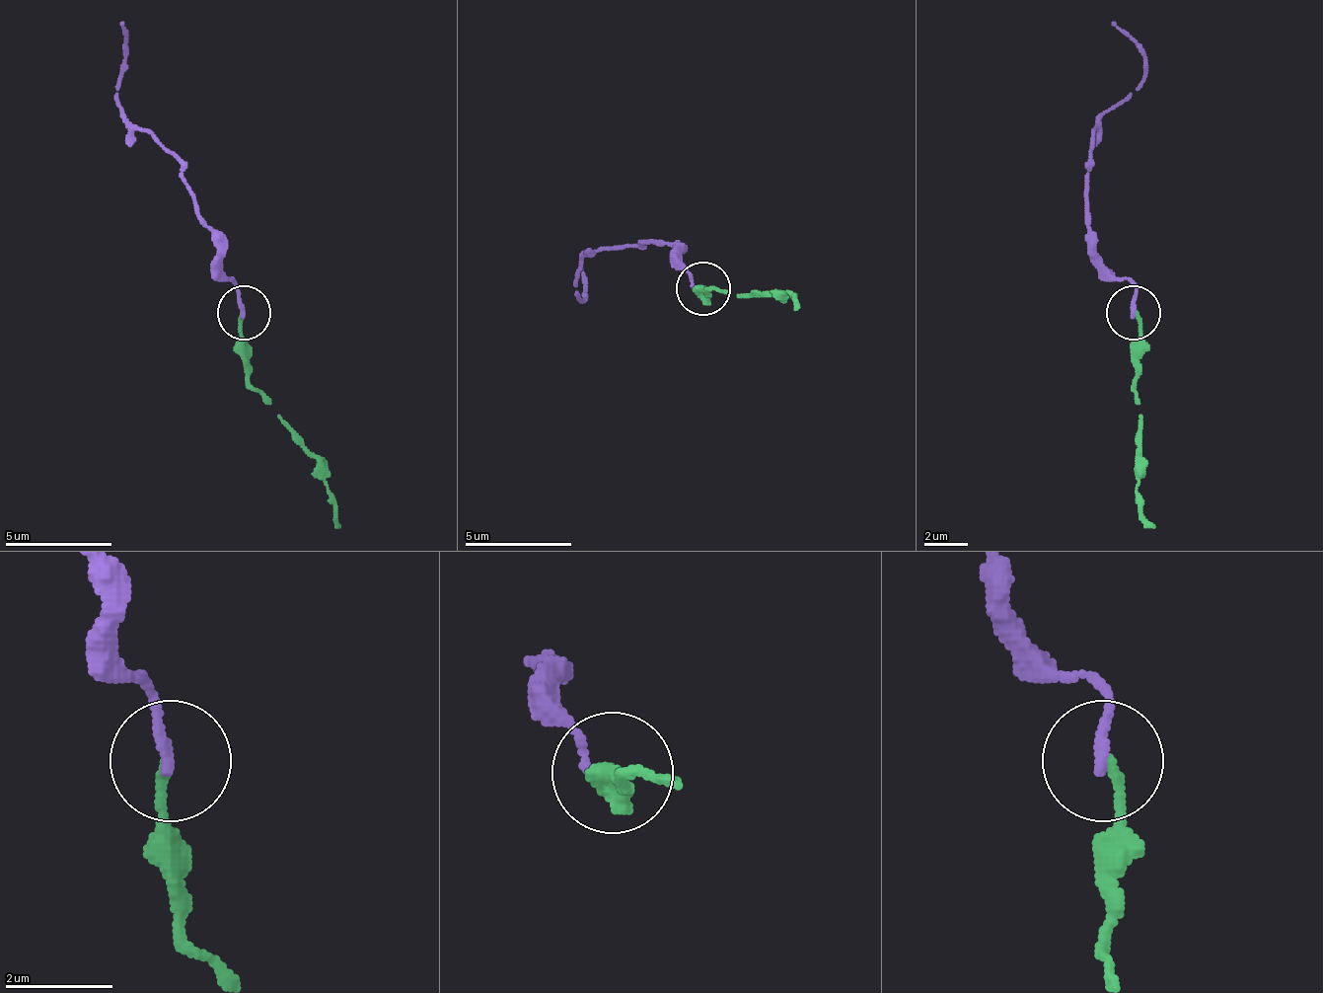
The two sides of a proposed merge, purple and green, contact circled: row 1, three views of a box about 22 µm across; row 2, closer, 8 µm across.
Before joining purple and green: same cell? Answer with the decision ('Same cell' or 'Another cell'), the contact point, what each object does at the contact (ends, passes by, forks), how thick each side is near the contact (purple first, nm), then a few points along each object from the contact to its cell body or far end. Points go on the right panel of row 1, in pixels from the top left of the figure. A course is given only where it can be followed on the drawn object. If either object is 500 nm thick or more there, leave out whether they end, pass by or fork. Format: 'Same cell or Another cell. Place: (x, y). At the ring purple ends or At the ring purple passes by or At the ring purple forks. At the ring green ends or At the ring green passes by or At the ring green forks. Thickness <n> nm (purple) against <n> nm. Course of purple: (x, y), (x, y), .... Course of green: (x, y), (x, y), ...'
Same cell. Place: (1134, 313). At the ring purple ends. At the ring green ends. Thickness 200 nm (purple) against 180 nm. Course of purple: (1132, 314), (1138, 292), (1100, 261), (1089, 228), (1089, 169), (1094, 125), (1138, 88), (1142, 50), (1110, 24). Course of green: (1138, 314), (1138, 502), (1153, 529)

